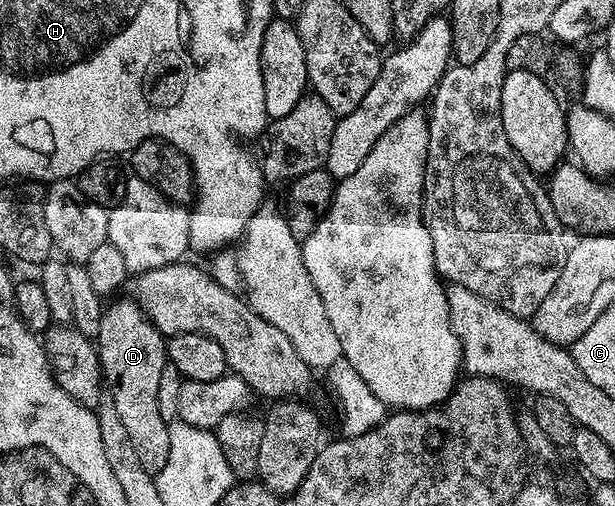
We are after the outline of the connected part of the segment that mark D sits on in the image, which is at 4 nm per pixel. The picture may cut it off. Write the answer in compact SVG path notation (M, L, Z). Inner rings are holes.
M130 298L116 299L115 305L108 307L101 318L101 330L97 337L99 350L99 368L105 377L106 387L109 389L109 398L113 406L117 406L117 415L121 417L121 423L125 425L125 431L129 433L129 439L133 441L133 450L137 453L137 459L141 461L141 467L149 473L157 473L165 467L165 461L169 458L169 430L168 423L161 418L158 409L157 392L160 385L161 372L167 363L167 342L162 332L153 326L153 322L138 304Z

